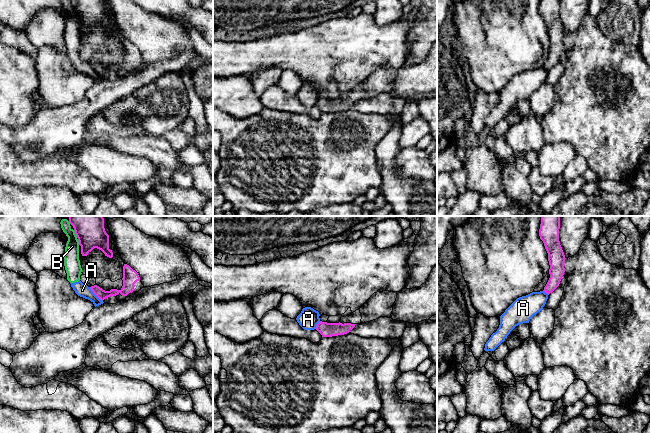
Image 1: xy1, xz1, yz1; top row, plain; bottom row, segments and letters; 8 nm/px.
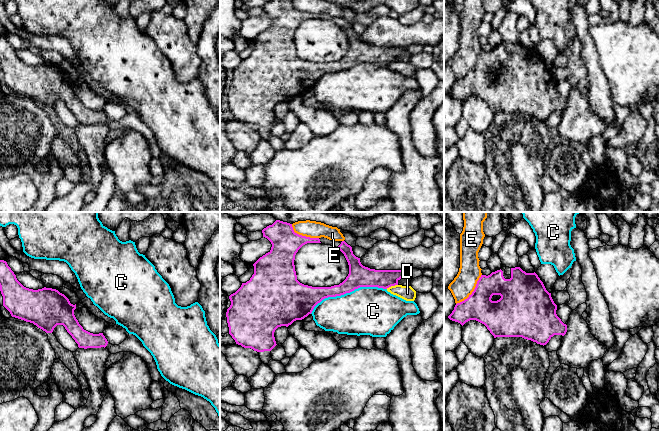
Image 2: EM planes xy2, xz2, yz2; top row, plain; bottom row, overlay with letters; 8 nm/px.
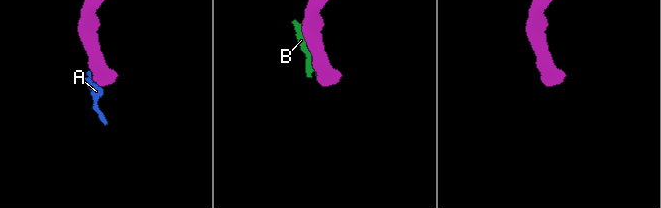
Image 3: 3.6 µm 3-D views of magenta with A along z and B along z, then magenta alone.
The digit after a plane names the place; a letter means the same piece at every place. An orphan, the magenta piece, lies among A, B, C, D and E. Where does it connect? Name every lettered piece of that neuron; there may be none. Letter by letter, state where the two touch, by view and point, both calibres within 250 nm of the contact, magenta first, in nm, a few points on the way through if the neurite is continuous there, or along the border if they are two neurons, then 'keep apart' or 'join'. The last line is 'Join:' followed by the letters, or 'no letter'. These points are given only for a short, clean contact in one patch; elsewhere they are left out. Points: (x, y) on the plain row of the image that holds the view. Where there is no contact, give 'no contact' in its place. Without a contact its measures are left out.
A: contact xy1 (95, 70); calibres 80 and 110 nm; border xy1 (89, 63), (102, 77); keep apart
B: contact xy1 (75, 9); calibres 200 and 130 nm; keep apart
C: contact xz2 (347, 68); calibres 180 and 380 nm; keep apart
D: contact xz2 (391, 61); calibres 170 and 120 nm; border xz2 (397, 60), (386, 64); keep apart
E: contact yz2 (473, 67); calibres 220 and 180 nm; keep apart
Join: no letter

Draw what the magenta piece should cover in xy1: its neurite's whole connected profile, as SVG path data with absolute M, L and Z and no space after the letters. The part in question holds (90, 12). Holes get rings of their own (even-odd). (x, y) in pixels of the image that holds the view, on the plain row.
M71 0L81 22L82 32L87 32L94 24L101 26L105 32L112 34L113 28L109 25L109 11L104 0Z

